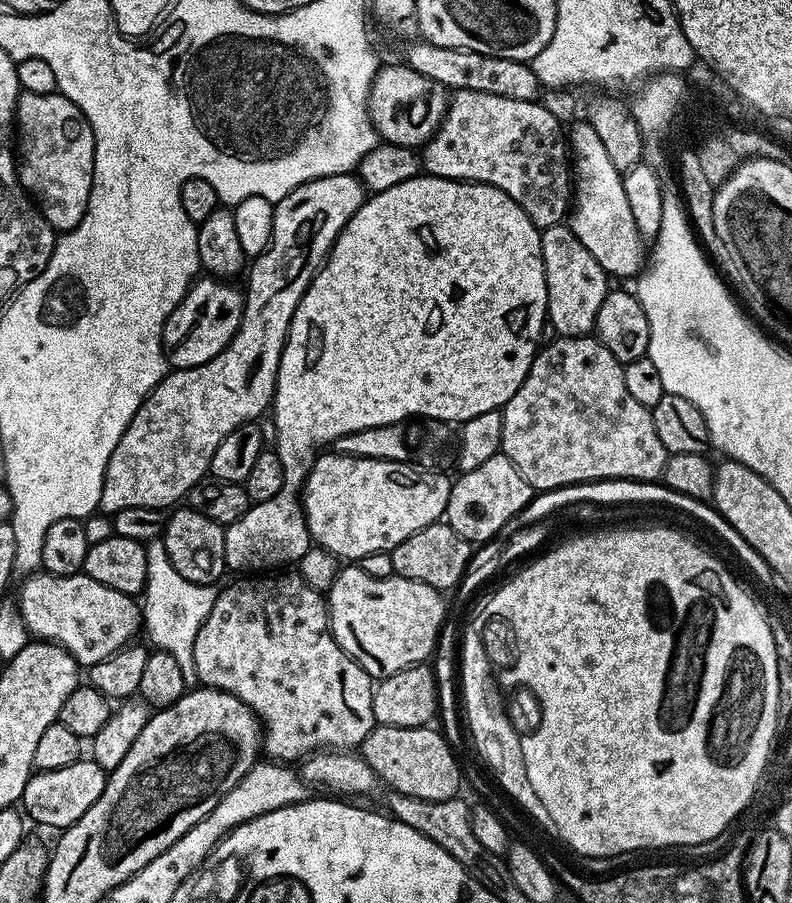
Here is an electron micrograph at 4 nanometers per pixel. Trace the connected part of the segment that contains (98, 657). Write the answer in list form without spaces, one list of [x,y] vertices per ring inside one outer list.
[[[41,571],[39,574],[29,575],[25,580],[28,581],[20,588],[18,607],[29,633],[33,637],[62,645],[81,666],[91,666],[110,658],[110,654],[125,647],[135,637],[132,635],[136,631],[138,633],[141,631],[141,605],[131,595],[102,585],[101,582],[96,582],[92,577],[85,574],[54,576],[49,572]]]

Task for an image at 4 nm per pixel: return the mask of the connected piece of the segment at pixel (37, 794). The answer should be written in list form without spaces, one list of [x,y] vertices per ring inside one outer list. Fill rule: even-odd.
[[[81,758],[66,766],[62,770],[49,772],[33,771],[26,782],[26,790],[22,797],[23,811],[29,821],[37,820],[48,828],[63,830],[70,827],[76,820],[86,814],[92,803],[100,796],[102,780],[96,775],[101,775],[102,769],[95,760]],[[28,811],[28,812],[27,812]],[[32,819],[32,820],[31,820]]]

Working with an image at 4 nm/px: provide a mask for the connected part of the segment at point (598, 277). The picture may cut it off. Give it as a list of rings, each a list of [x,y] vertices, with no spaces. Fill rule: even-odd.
[[[561,222],[540,233],[546,290],[548,291],[548,318],[553,333],[561,336],[586,336],[596,327],[598,306],[608,296],[610,277],[598,266],[594,254],[578,242],[567,223]]]

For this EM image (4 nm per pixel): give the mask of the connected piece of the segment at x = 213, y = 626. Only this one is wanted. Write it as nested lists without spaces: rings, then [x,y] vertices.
[[[292,570],[285,571],[283,574],[260,574],[257,576],[260,576],[257,580],[240,580],[237,584],[230,585],[229,588],[219,589],[214,606],[210,610],[202,630],[198,630],[198,638],[194,638],[194,670],[197,681],[203,687],[229,692],[230,695],[238,697],[249,707],[262,725],[263,755],[273,761],[300,762],[311,756],[312,753],[321,750],[355,749],[366,738],[366,734],[370,734],[370,730],[377,725],[374,718],[374,698],[372,697],[373,677],[368,676],[366,670],[362,670],[362,666],[358,666],[358,662],[350,659],[332,637],[332,627],[328,625],[328,606],[321,592],[310,587],[301,576]]]

